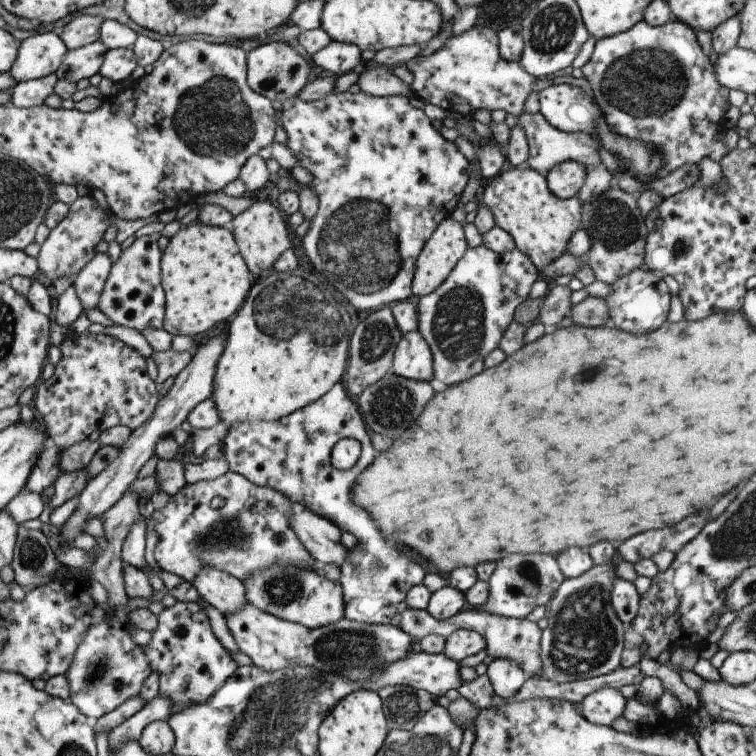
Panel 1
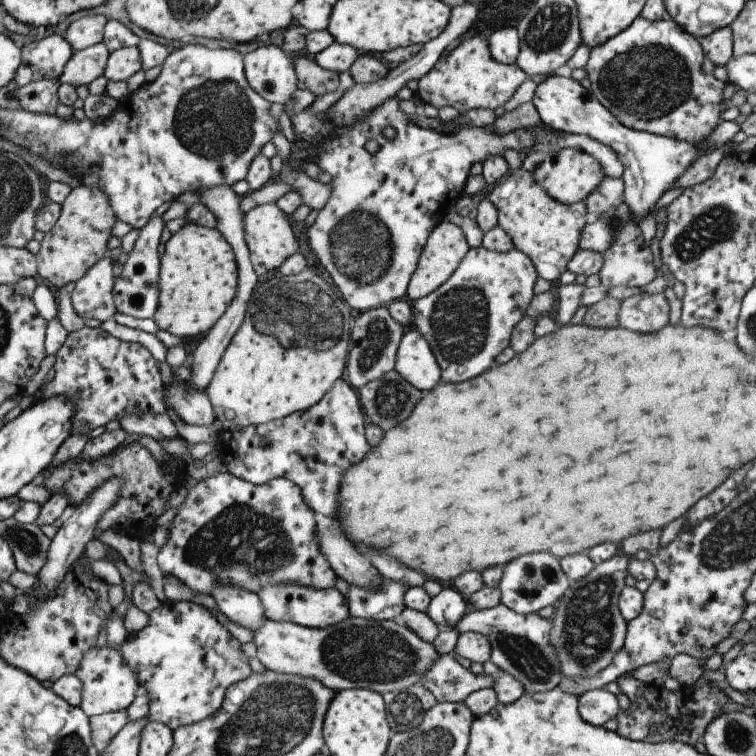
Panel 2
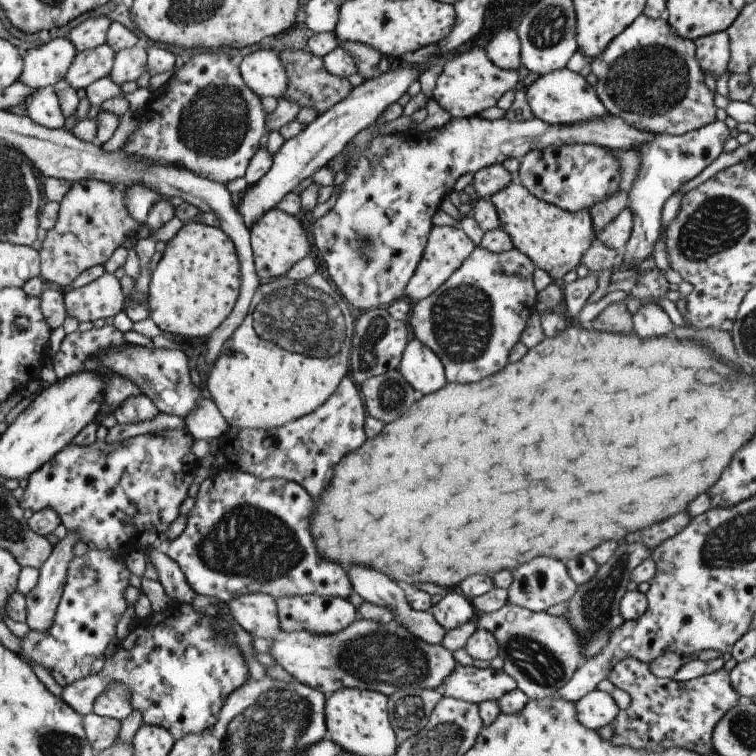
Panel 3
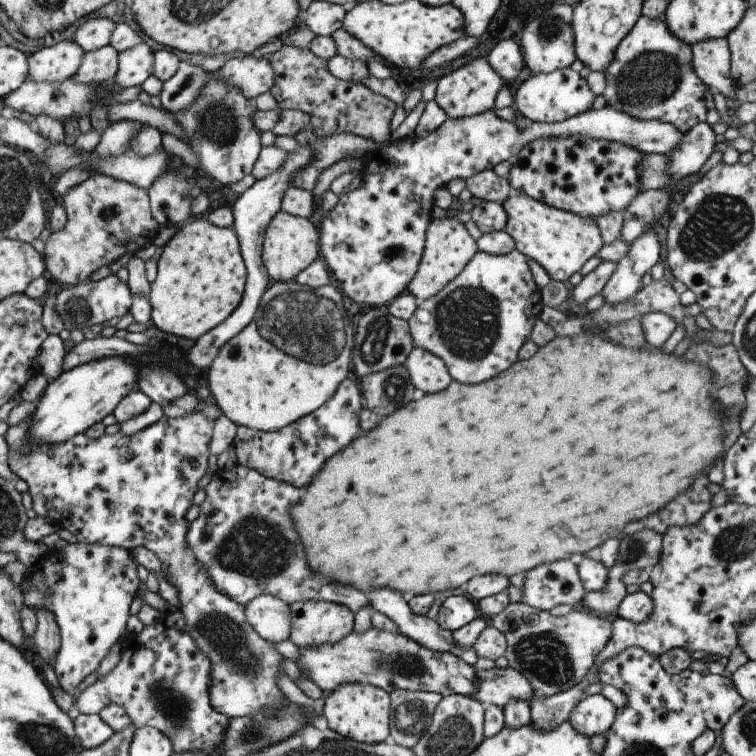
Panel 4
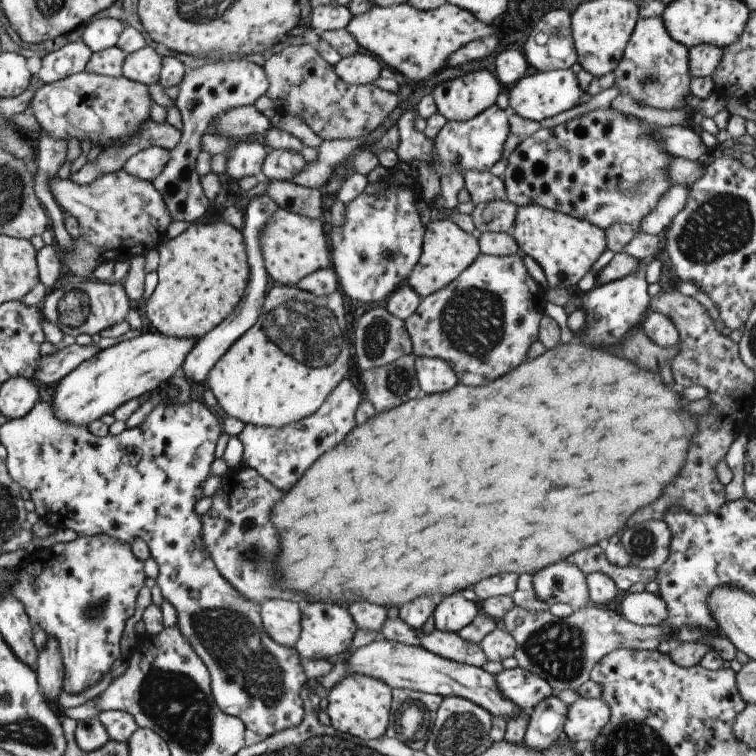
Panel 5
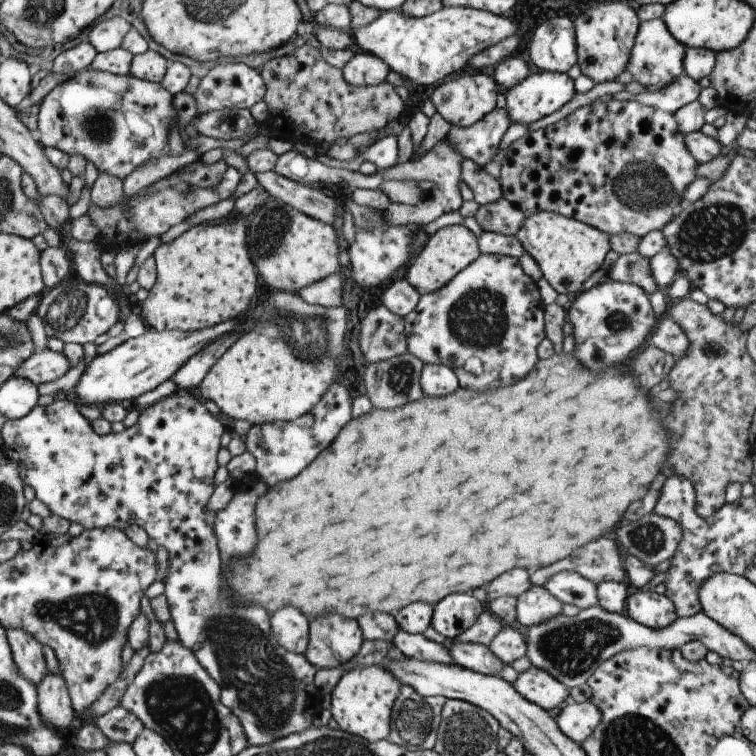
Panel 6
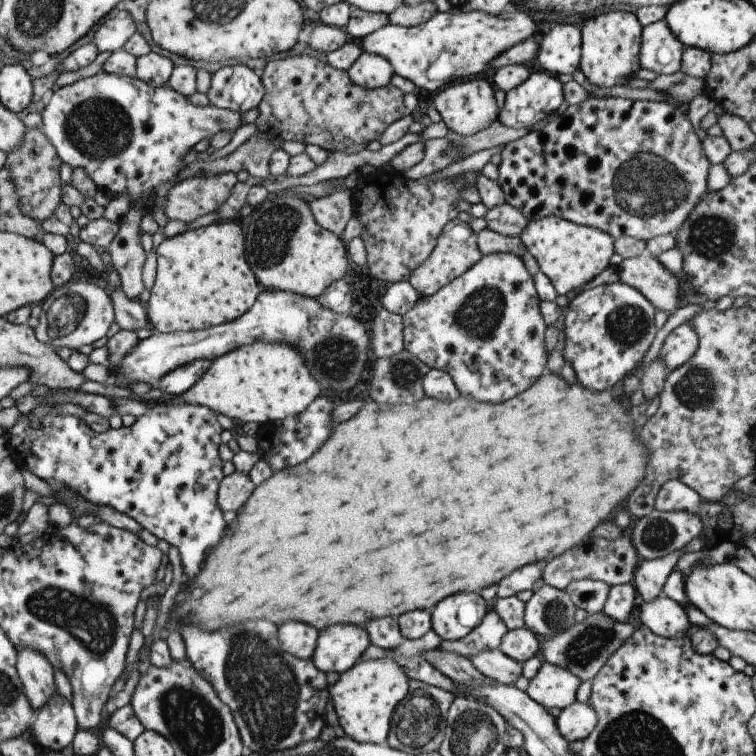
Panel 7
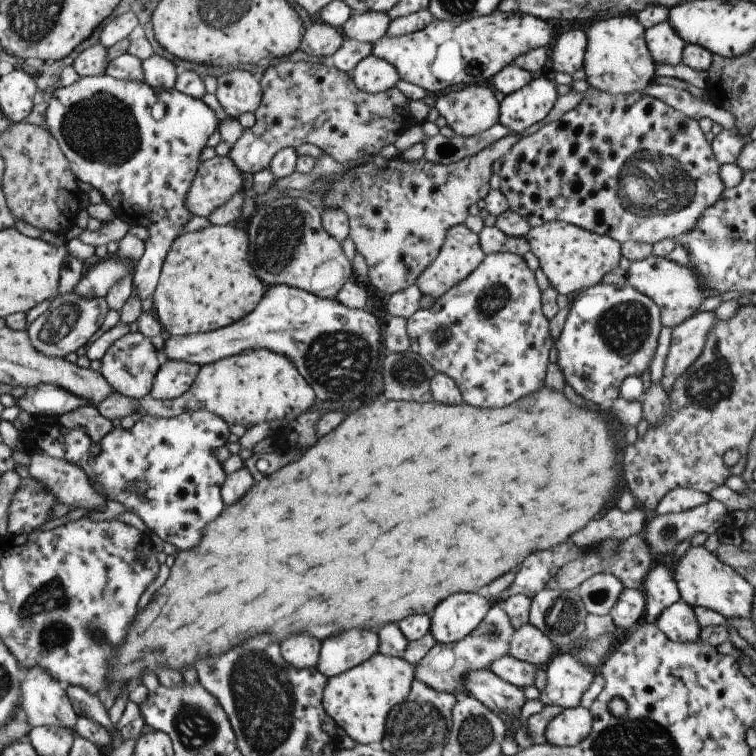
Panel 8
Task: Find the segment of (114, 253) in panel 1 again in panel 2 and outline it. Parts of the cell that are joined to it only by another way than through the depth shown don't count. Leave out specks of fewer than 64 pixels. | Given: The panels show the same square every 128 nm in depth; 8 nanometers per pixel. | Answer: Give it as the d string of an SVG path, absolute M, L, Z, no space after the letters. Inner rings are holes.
M104 256L75 282L70 292L70 304L81 319L92 318L103 322L113 318L115 310L111 290L121 266L116 260Z

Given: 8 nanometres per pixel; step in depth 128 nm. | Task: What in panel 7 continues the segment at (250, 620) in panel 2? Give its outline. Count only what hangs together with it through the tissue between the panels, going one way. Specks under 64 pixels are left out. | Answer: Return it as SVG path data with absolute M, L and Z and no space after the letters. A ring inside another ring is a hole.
M283 622L277 626L281 650L301 660L309 660L315 650L317 630L303 622Z

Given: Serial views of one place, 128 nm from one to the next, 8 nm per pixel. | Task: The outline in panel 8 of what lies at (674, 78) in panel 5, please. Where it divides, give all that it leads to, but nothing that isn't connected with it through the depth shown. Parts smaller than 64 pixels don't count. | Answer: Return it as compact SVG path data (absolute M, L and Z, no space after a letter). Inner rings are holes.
M667 21L644 30L644 40L649 56L655 64L675 66L681 62L683 47L686 45Z

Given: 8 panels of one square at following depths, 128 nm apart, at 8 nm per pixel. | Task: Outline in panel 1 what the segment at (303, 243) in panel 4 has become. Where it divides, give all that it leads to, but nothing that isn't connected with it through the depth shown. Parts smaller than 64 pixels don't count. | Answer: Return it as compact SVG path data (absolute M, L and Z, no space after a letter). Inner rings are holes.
M265 200L263 202L254 201L247 210L243 210L237 216L232 216L228 228L241 259L255 279L260 274L268 273L281 252L291 248L287 224L283 222L279 210Z

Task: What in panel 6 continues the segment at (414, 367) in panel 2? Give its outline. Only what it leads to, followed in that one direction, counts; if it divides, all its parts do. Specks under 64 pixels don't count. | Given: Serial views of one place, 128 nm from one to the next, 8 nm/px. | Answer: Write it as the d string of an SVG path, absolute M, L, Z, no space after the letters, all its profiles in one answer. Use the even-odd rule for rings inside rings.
M425 363L419 374L419 389L427 396L445 396L459 387L454 371L446 365Z

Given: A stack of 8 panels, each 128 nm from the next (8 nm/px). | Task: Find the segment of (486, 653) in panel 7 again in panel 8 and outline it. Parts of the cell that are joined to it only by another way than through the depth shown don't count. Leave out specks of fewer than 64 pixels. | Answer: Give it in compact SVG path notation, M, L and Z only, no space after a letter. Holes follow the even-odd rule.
M507 654L497 658L491 666L491 671L497 678L509 682L513 686L524 688L525 686L533 686L536 670L539 669L536 665L517 660Z

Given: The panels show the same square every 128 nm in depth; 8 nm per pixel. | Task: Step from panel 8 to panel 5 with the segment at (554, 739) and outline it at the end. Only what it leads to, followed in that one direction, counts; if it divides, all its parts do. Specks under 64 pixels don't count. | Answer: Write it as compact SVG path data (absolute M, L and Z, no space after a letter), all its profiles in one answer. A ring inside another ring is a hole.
M579 697L568 706L562 732L565 738L580 746L593 743L609 718L610 709L603 700Z

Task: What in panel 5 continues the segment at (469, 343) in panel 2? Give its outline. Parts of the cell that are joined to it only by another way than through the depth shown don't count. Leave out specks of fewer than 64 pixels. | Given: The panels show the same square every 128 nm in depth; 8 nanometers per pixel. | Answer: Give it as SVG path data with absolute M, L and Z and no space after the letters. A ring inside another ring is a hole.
M479 254L471 265L468 265L458 278L455 278L448 286L433 292L430 296L420 300L417 309L404 321L404 328L406 329L408 338L410 339L412 355L414 357L434 357L443 360L450 365L451 371L455 374L458 382L467 386L481 386L485 382L495 380L497 376L506 374L519 364L522 364L526 359L526 351L529 344L532 344L538 338L539 322L544 316L544 307L546 301L544 300L544 290L538 286L532 279L523 265L523 260L515 255L506 255L505 257L497 257L494 255Z

